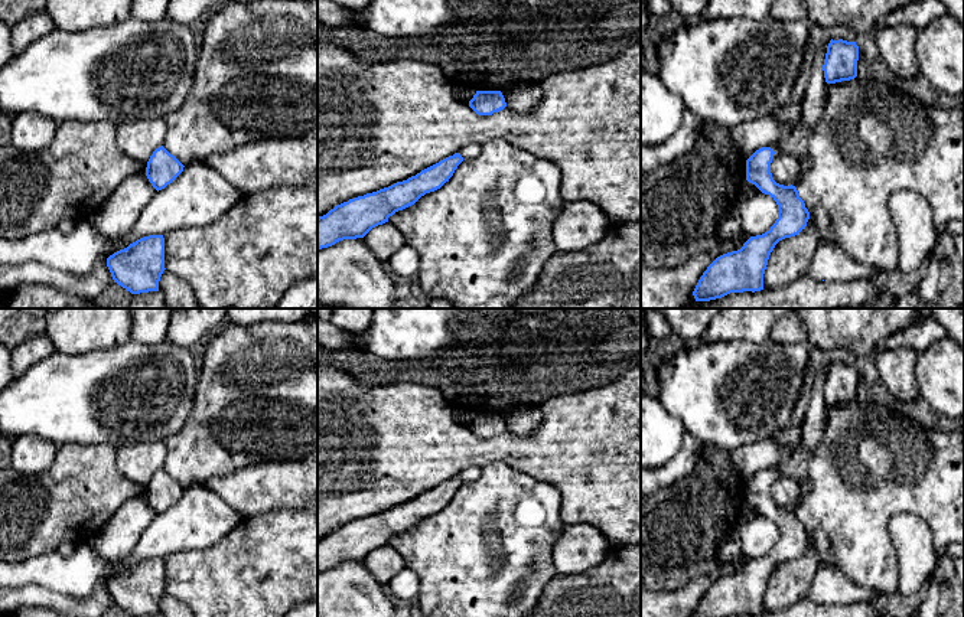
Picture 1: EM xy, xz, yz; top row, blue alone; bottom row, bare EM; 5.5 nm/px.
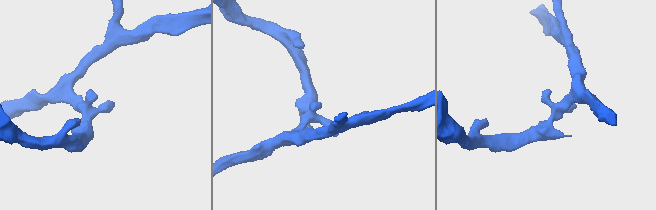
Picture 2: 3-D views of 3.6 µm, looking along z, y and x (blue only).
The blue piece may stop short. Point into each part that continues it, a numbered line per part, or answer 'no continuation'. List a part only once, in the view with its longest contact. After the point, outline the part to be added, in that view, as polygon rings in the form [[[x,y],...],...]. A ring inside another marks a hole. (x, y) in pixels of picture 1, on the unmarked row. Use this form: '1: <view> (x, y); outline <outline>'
no continuation

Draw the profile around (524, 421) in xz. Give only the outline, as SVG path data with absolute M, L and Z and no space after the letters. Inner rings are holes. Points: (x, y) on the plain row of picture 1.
M521 407L501 414L507 432L514 437L528 437L533 435L543 422L543 415L540 407Z

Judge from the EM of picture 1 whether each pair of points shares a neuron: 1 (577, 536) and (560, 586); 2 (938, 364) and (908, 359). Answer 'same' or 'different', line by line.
1: different
2: different

